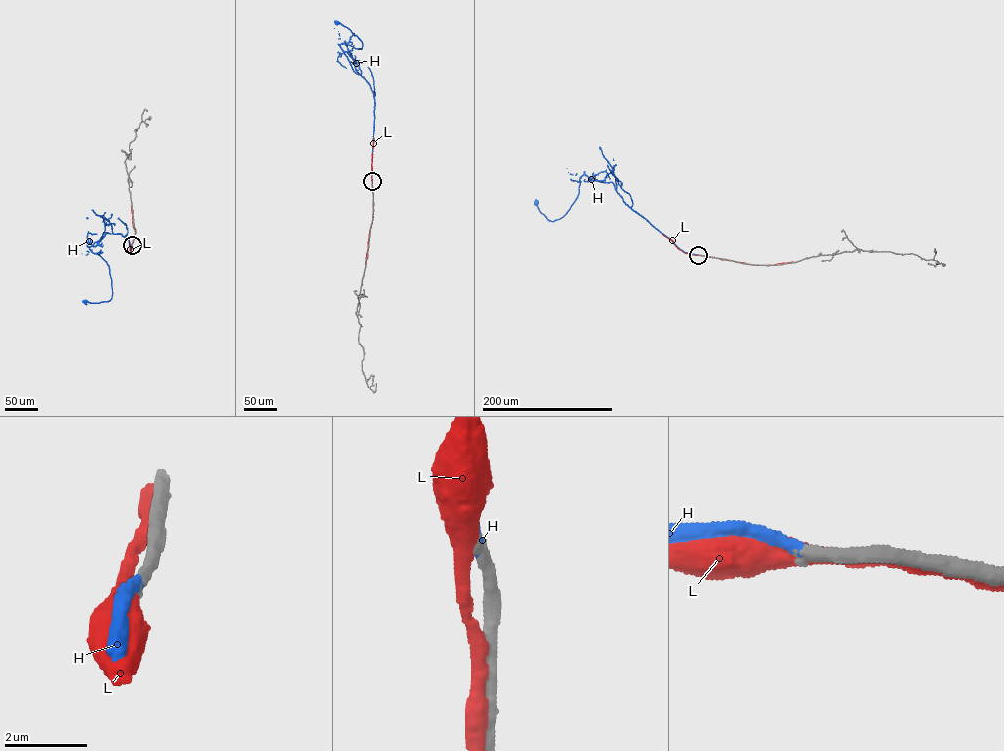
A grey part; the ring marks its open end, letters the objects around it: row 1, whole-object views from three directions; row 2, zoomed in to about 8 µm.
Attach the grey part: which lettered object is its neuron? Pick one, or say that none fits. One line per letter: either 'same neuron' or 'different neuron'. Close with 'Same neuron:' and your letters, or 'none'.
H: same neuron
L: different neuron
Same neuron: H

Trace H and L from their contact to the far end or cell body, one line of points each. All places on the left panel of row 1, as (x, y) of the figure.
H: (132, 245), (121, 233), (103, 232), (89, 247), (109, 267), (112, 292), (107, 301), (84, 301)
L: (132, 245), (135, 230), (131, 203)

